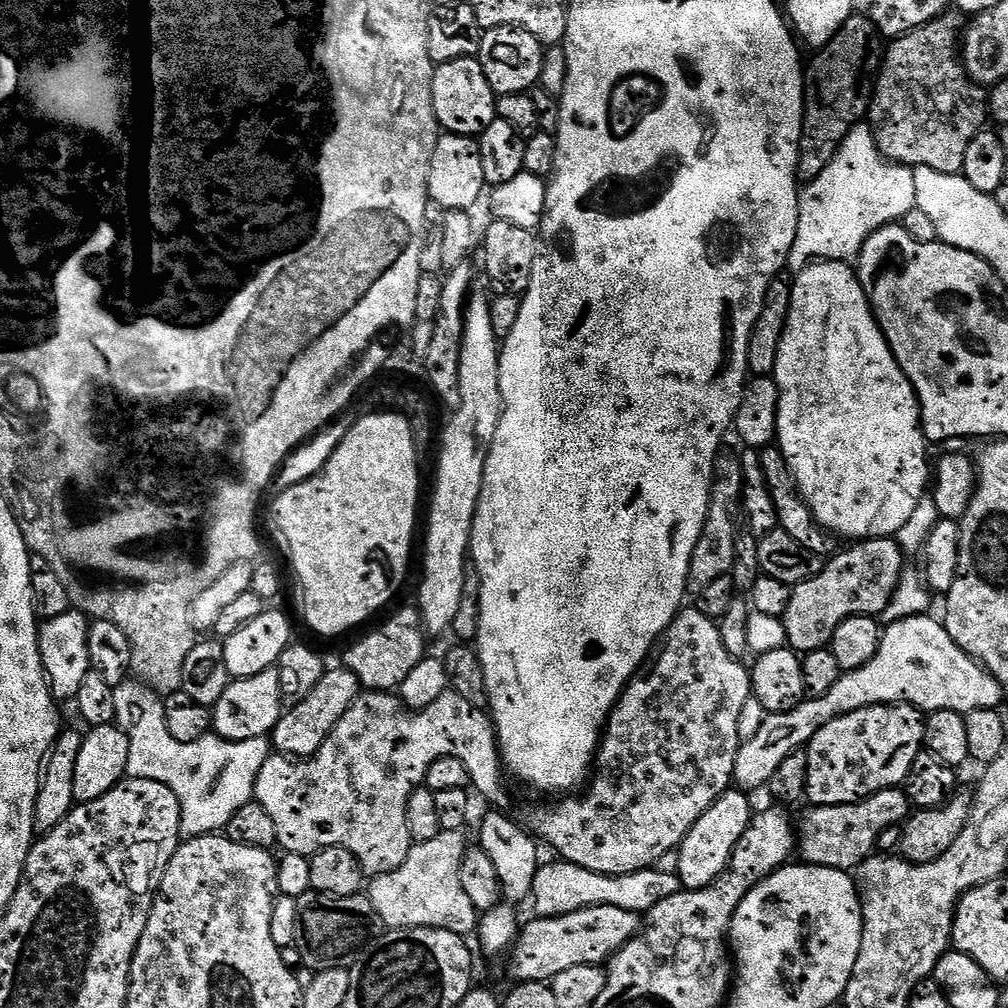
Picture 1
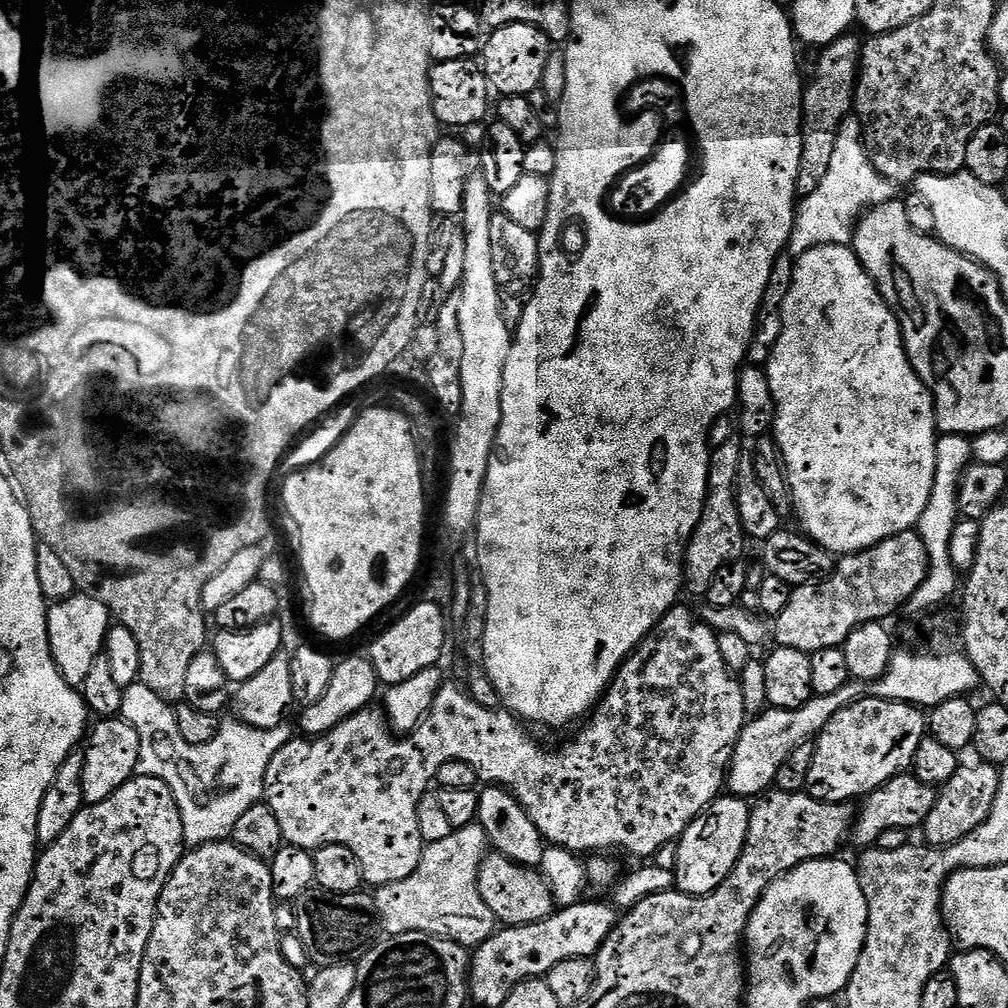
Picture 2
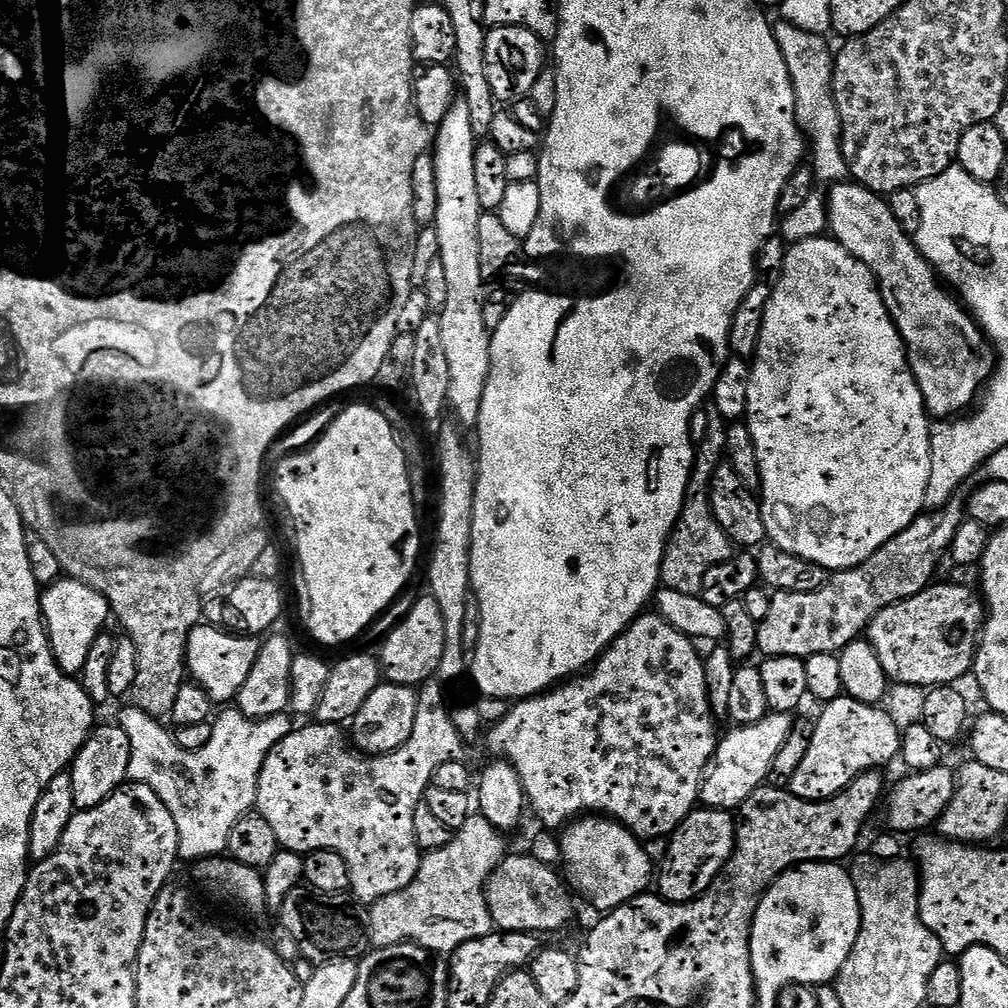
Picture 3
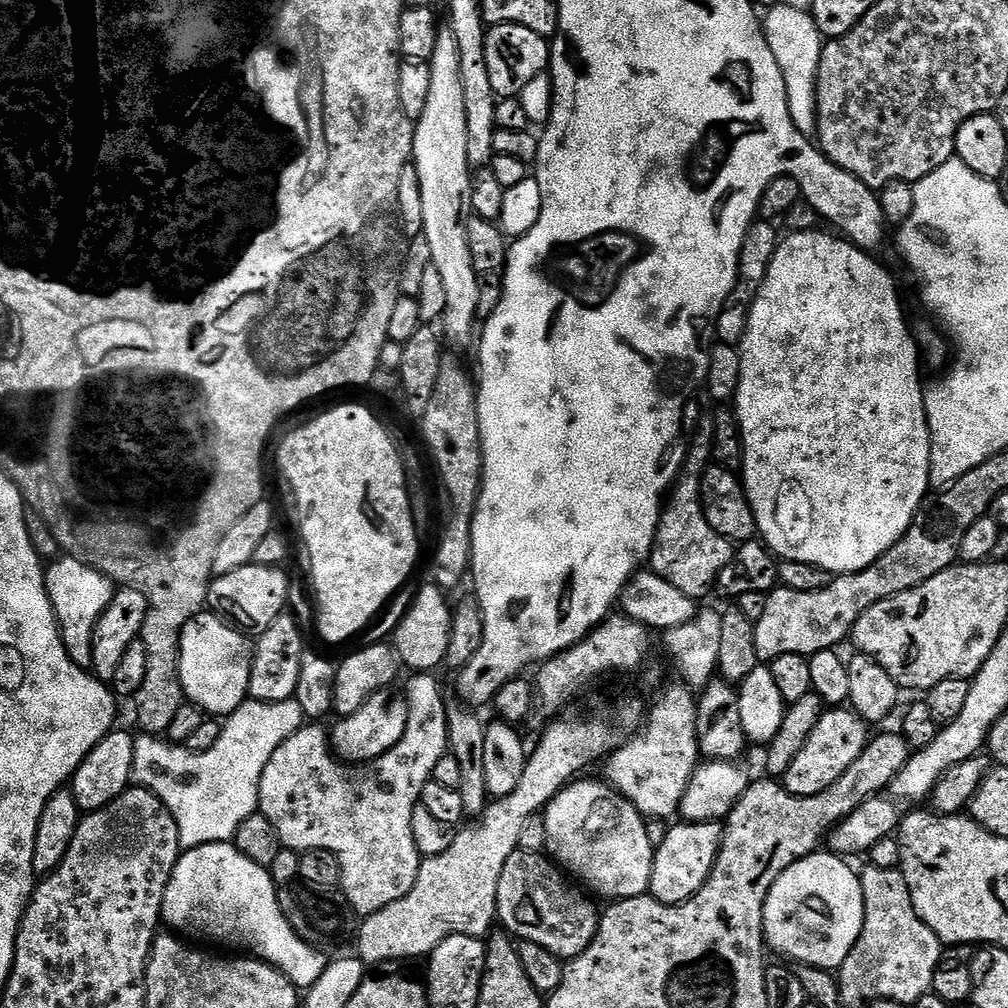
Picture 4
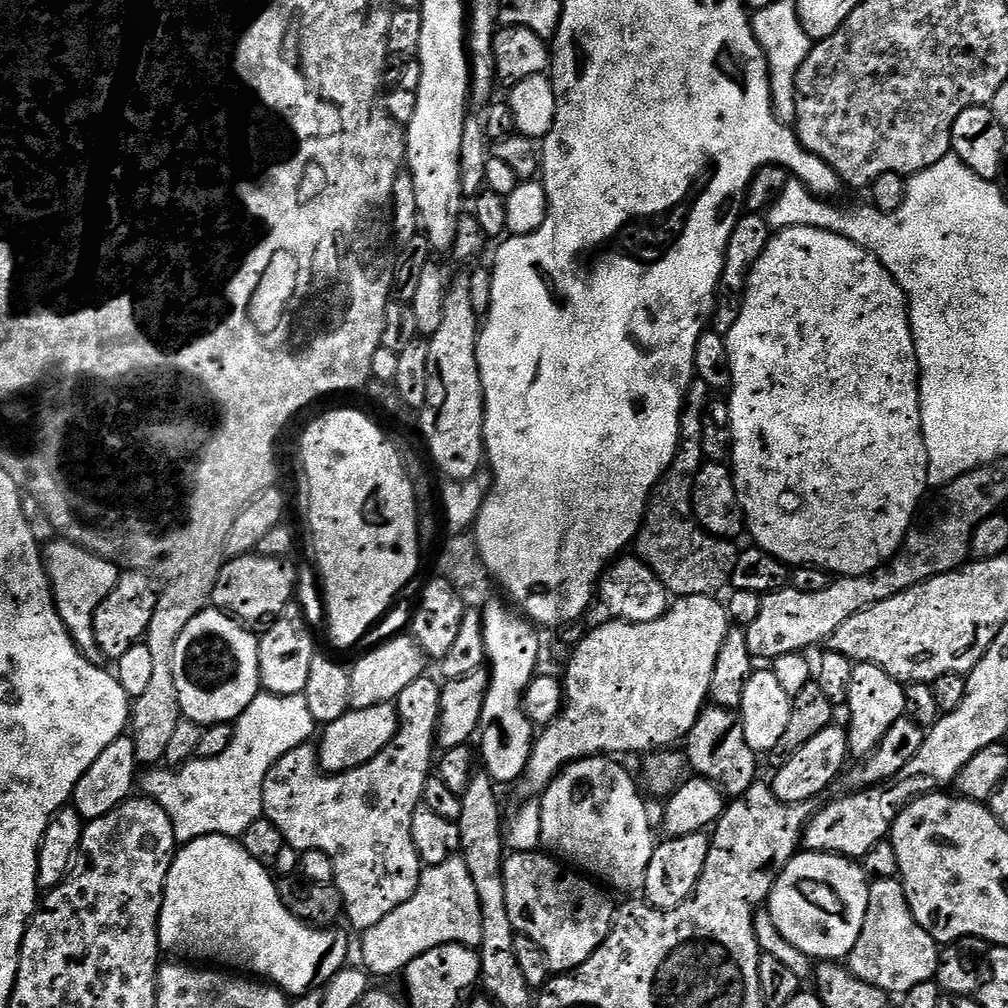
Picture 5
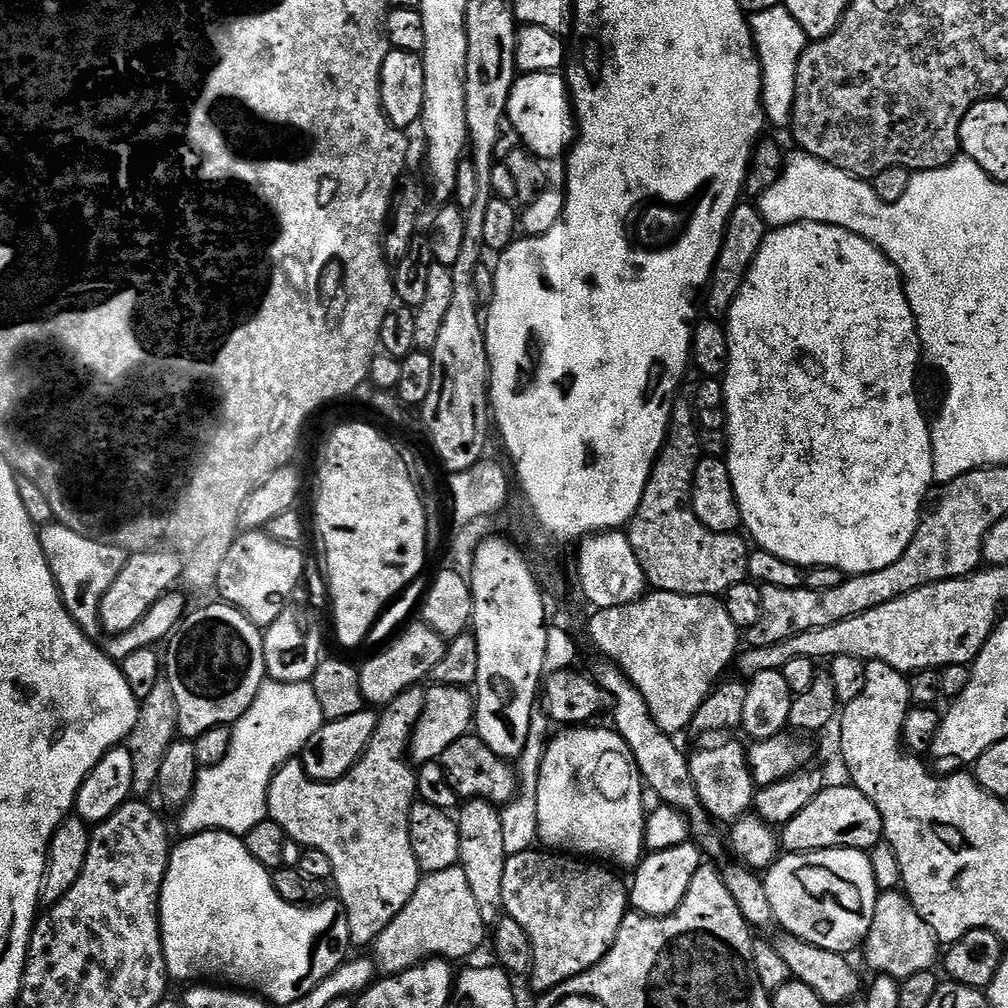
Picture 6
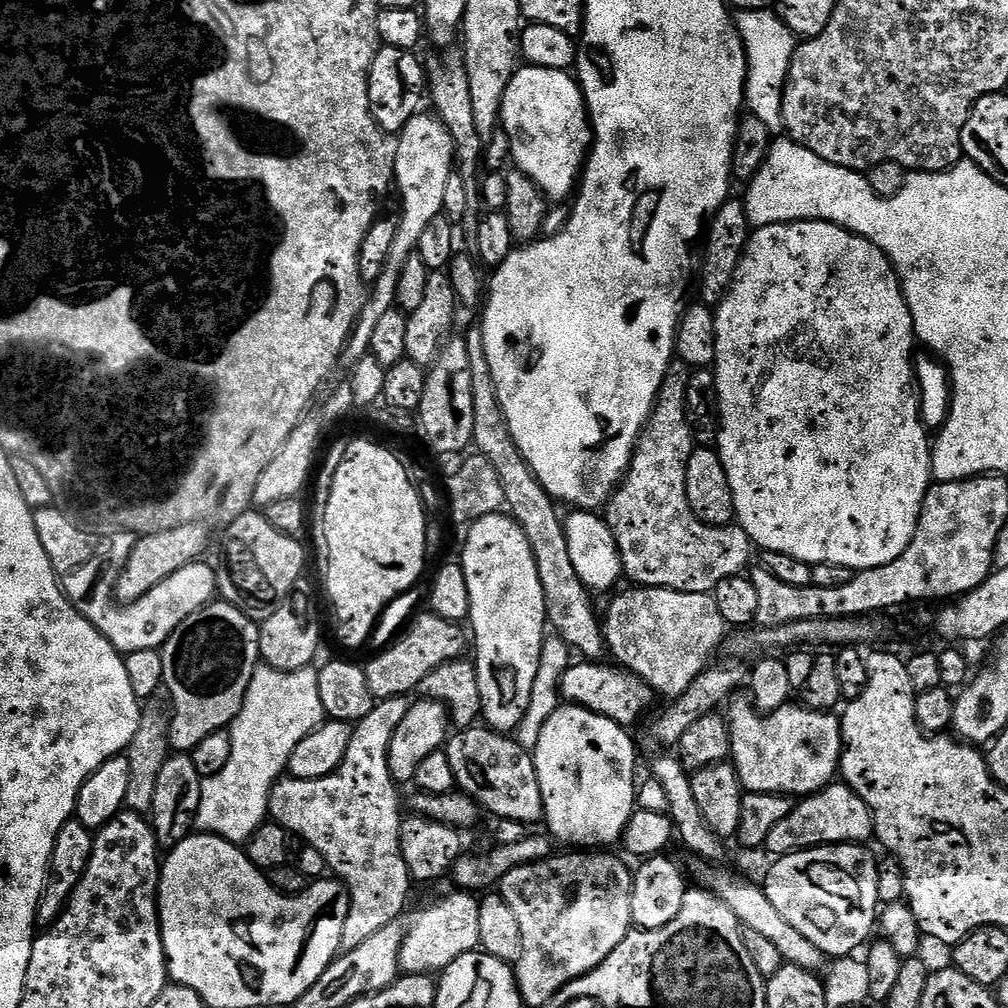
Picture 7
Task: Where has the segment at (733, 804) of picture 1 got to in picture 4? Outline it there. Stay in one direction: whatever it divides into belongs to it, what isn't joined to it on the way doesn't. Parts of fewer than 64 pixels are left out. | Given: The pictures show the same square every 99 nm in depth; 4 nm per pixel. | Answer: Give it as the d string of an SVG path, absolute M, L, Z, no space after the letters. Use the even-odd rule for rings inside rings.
M679 822L664 836L664 841L657 843L654 848L652 858L652 877L648 883L648 892L659 904L681 904L686 902L692 895L707 882L712 867L716 861L716 856L720 853L720 838L722 828L719 823L710 824L689 824Z

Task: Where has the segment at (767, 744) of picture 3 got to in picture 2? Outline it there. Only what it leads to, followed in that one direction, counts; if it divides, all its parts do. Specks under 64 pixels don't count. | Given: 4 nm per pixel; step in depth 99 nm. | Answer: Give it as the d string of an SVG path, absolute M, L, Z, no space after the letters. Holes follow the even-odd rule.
M849 682L843 688L838 689L834 694L826 694L825 696L812 696L807 704L803 704L800 708L791 710L767 710L761 714L757 720L752 720L740 732L740 737L736 740L736 749L732 752L732 765L728 768L728 789L731 795L737 798L759 797L761 794L767 793L773 787L776 779L776 771L781 764L787 759L789 752L798 744L805 743L813 734L819 733L824 724L837 712L858 698L856 692L857 685Z

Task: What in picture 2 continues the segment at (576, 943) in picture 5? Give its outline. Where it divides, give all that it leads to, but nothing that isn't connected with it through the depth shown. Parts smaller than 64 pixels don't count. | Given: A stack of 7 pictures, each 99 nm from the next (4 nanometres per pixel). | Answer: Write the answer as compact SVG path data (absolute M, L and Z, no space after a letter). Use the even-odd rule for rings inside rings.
M499 854L485 855L476 869L476 893L489 913L493 912L504 926L533 924L545 920L554 911L554 899L548 883L539 871L521 866Z

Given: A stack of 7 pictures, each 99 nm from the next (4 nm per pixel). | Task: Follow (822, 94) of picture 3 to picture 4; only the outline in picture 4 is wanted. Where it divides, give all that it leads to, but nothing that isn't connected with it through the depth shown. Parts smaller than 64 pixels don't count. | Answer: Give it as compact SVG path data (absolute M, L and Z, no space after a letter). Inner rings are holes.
M782 2L763 13L762 27L770 51L774 53L774 62L778 62L778 70L782 70L782 78L786 82L786 102L790 106L790 118L794 118L794 126L803 136L815 137L816 78L824 38L817 29L811 11L795 9Z

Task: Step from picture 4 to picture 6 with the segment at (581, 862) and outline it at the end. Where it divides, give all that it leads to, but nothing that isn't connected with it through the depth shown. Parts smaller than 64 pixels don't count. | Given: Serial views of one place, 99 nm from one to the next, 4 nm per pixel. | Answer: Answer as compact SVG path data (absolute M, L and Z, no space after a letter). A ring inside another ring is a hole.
M565 727L547 742L538 778L538 840L545 849L555 850L560 854L571 854L576 858L595 858L600 862L611 862L617 869L632 870L646 852L646 813L642 806L645 785L641 781L639 770L632 763L630 746L626 746L623 738L611 727L592 727Z

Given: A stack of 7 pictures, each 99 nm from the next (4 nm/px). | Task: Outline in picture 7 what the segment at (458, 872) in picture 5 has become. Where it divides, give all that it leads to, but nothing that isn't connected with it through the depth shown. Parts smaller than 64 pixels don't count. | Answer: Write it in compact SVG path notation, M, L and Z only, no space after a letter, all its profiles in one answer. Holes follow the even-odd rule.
M452 890L449 896L422 909L416 921L407 925L400 951L401 969L410 976L439 974L450 966L450 962L462 958L462 954L477 951L480 948L479 909L479 899L468 890Z

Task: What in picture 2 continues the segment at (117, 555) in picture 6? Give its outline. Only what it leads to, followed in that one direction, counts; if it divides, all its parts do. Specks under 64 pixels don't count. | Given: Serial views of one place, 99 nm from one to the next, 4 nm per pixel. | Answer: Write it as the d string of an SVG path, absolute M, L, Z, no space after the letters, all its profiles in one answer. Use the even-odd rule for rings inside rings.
M67 596L65 600L55 601L46 612L46 635L52 663L56 665L66 683L73 686L83 685L87 679L92 665L97 663L101 655L104 638L108 635L110 627L108 609L99 600L88 596Z

